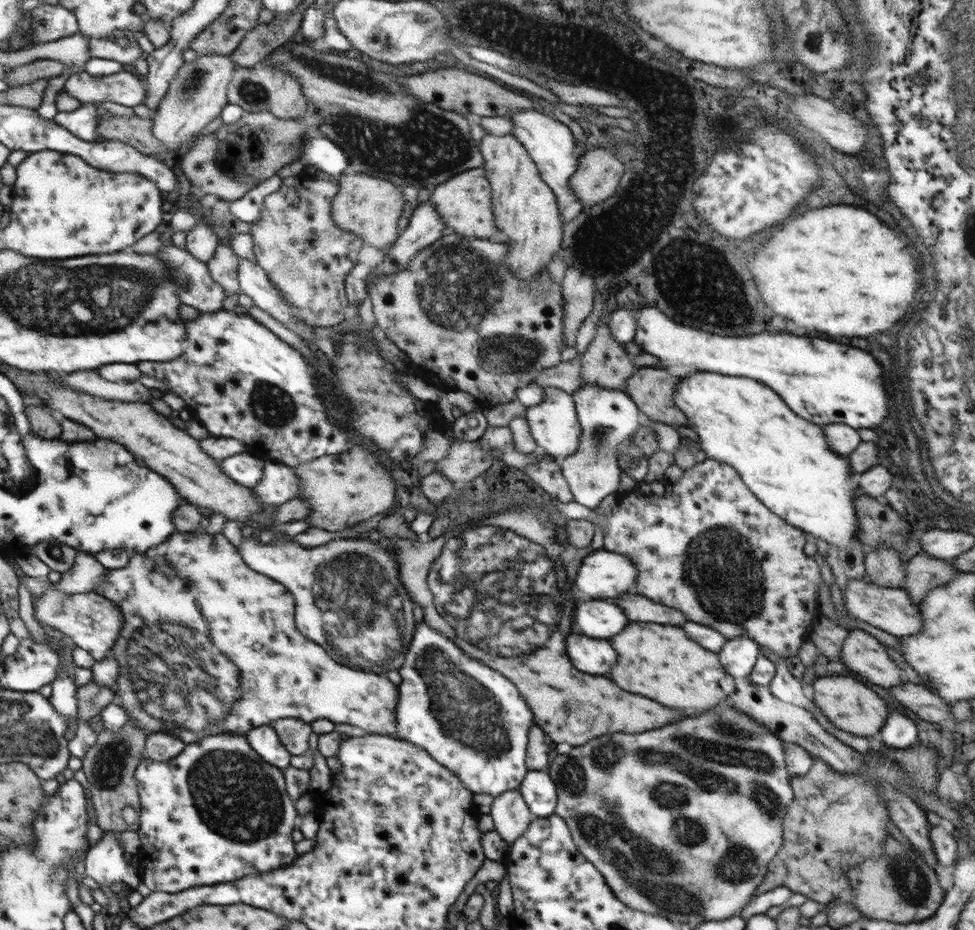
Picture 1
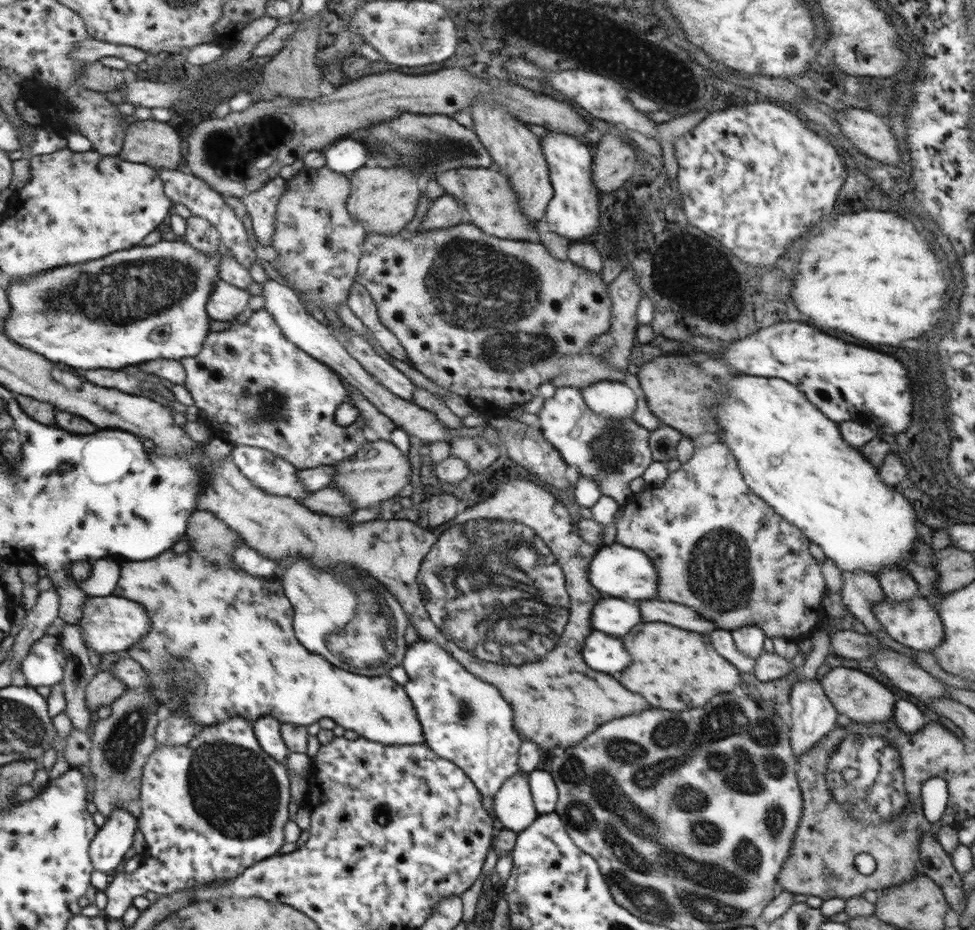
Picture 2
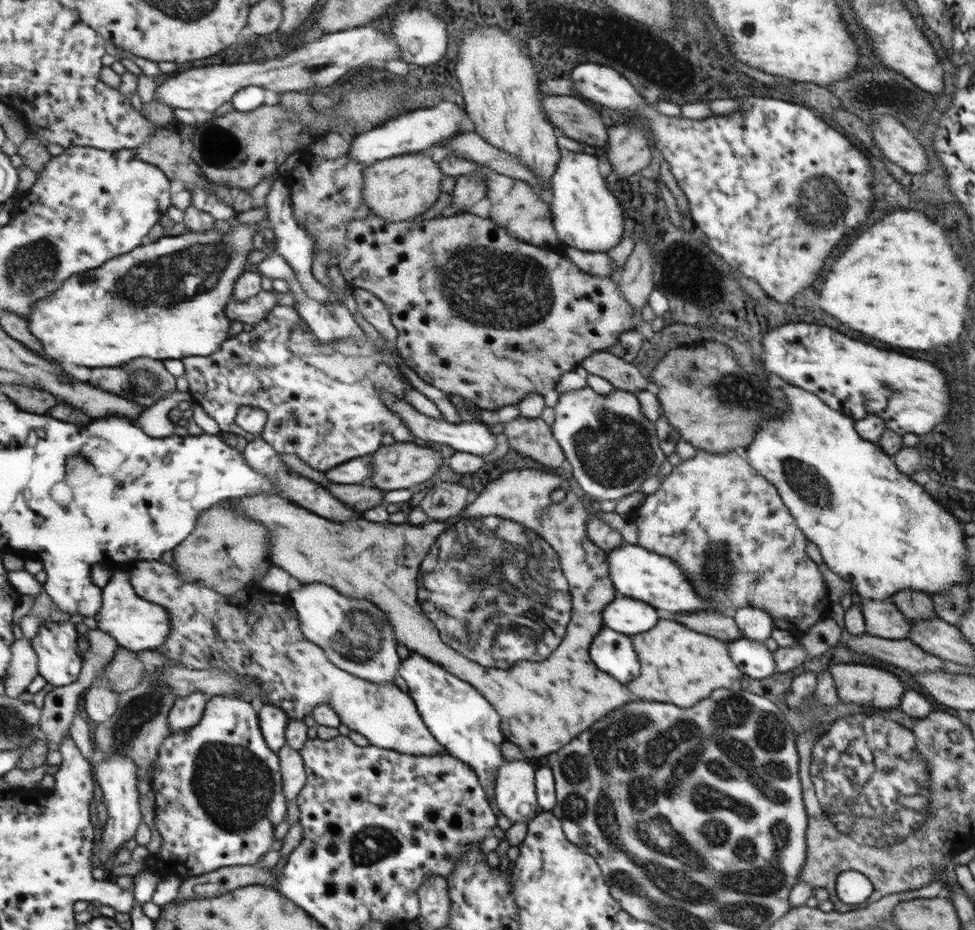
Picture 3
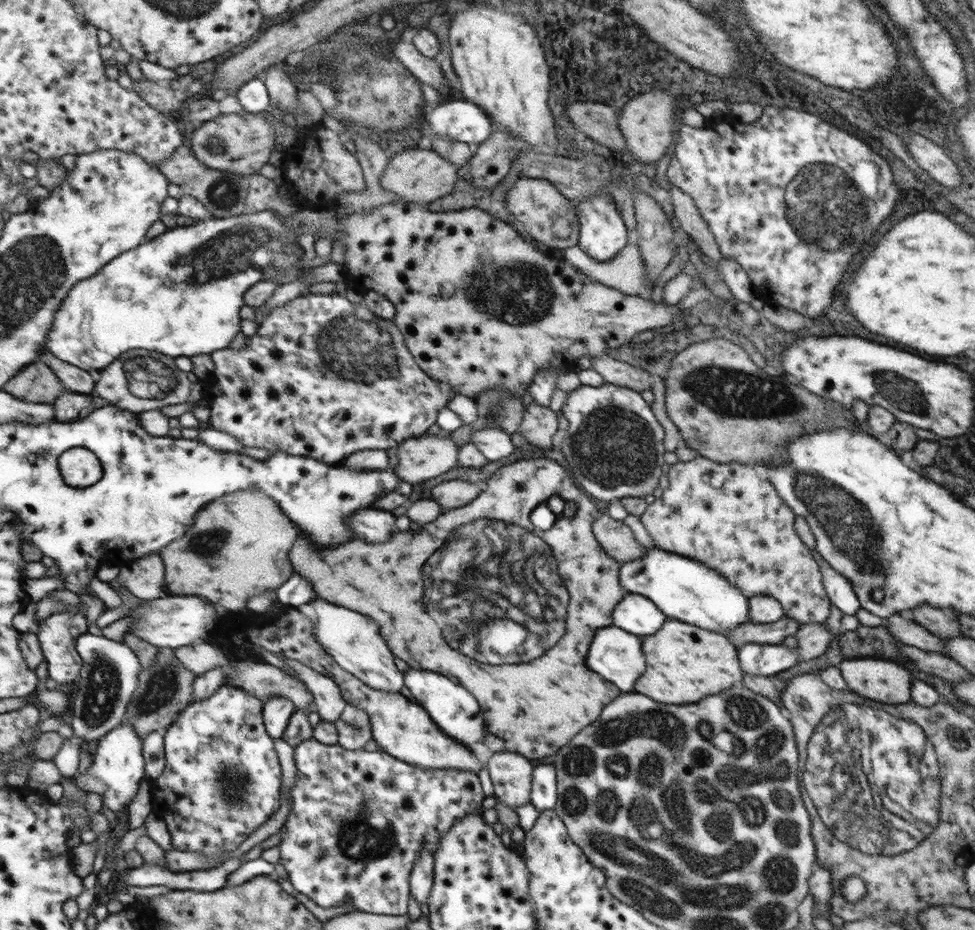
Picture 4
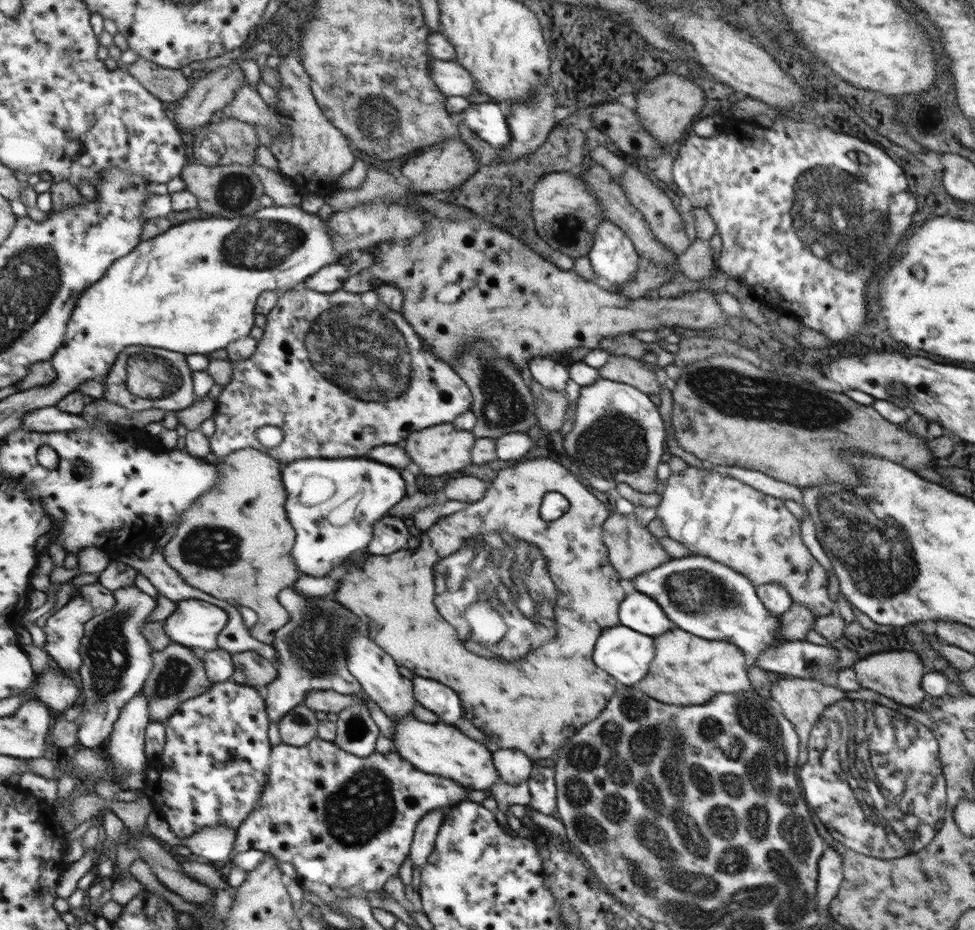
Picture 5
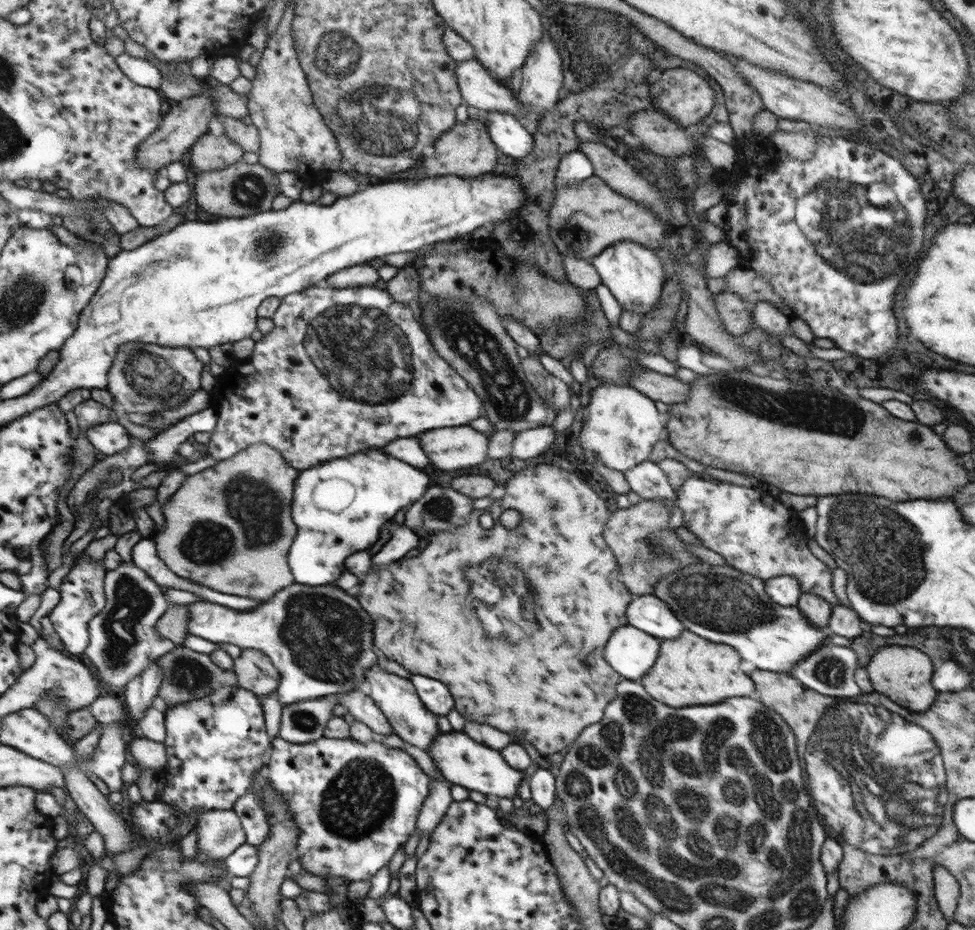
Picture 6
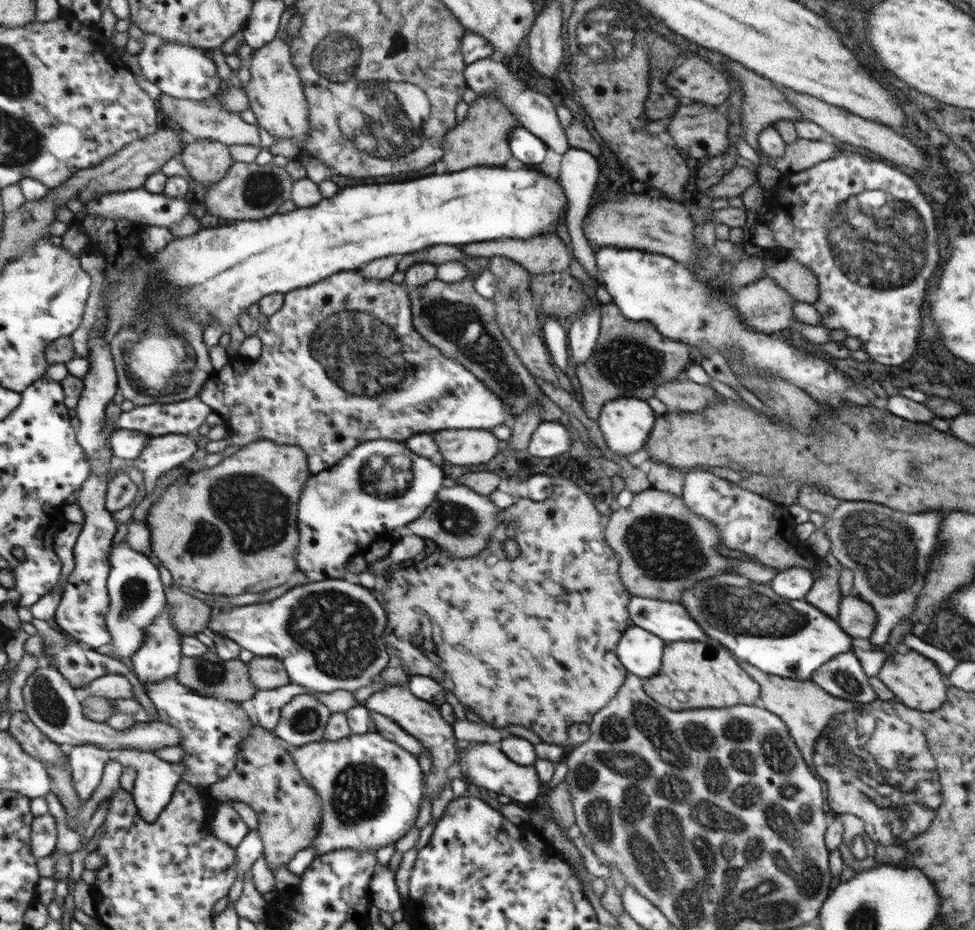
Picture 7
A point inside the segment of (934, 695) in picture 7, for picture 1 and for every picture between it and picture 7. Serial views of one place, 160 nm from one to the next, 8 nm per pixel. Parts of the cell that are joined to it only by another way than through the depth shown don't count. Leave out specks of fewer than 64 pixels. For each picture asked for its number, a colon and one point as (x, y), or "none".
1: (851, 707)
2: (862, 699)
3: (855, 683)
4: (880, 680)
5: (896, 674)
6: (902, 674)

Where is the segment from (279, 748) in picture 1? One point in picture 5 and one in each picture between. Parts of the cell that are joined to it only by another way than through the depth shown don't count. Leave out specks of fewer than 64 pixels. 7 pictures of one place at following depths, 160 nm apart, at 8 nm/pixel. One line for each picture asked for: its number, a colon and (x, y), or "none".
2: (268, 729)
3: (274, 720)
4: (278, 711)
5: (312, 649)

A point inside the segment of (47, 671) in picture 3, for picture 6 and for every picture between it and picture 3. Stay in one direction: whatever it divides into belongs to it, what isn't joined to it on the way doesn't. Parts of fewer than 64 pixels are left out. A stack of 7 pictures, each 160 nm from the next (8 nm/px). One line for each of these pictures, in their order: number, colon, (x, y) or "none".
4: (58, 634)
5: (66, 628)
6: (83, 589)

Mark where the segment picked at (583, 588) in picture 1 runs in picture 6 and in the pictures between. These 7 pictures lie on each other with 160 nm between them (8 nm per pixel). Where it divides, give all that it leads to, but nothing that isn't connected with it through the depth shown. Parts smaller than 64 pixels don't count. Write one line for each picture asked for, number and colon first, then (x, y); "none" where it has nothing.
2: (618, 571)
3: (635, 572)
4: (684, 589)
5: (704, 597)
6: (718, 602)

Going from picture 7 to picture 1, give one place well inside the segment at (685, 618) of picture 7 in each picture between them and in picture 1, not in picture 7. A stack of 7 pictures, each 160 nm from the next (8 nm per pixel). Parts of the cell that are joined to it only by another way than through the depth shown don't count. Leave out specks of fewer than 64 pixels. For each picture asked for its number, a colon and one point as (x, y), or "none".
1: (597, 618)
2: (615, 616)
3: (626, 615)
4: (637, 614)
5: (639, 612)
6: (646, 612)

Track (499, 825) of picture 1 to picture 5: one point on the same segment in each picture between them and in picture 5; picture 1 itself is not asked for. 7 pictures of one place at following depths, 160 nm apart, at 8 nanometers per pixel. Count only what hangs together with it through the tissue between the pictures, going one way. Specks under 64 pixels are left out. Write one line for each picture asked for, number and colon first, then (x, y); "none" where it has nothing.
2: (513, 805)
3: (515, 797)
4: (511, 774)
5: (513, 766)

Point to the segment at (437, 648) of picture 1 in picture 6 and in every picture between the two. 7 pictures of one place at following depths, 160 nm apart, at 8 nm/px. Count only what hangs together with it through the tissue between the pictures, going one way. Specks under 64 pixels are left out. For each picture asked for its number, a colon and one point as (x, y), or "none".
2: (463, 720)
3: (459, 718)
4: (455, 711)
5: (442, 700)
6: (435, 696)

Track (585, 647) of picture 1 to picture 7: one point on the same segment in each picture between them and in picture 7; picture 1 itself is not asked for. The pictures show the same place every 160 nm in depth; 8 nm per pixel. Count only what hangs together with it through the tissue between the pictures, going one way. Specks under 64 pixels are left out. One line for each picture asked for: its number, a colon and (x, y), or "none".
2: (605, 654)
3: (613, 652)
4: (616, 655)
5: (625, 654)
6: (631, 652)
7: (639, 651)

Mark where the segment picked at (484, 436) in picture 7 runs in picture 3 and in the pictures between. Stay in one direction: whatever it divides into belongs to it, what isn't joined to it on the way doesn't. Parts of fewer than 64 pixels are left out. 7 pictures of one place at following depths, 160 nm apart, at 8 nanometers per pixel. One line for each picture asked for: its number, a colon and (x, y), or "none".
3: (396, 467)
4: (419, 459)
5: (436, 450)
6: (447, 448)

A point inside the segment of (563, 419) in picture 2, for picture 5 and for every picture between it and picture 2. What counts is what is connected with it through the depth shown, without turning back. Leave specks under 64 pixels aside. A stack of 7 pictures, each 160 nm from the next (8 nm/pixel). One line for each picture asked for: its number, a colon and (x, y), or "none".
3: (611, 447)
4: (612, 444)
5: (616, 436)

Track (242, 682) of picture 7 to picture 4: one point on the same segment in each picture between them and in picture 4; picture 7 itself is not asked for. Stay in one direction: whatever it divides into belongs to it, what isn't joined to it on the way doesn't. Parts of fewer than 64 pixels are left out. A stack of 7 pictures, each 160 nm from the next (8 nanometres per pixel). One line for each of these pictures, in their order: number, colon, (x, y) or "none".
4: (166, 688)
5: (178, 675)
6: (188, 675)

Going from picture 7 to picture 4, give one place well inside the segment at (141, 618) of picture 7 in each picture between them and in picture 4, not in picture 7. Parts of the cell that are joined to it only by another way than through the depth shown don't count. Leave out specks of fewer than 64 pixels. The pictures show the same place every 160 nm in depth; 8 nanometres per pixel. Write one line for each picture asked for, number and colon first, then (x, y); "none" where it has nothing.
4: (110, 675)
5: (117, 658)
6: (125, 640)

